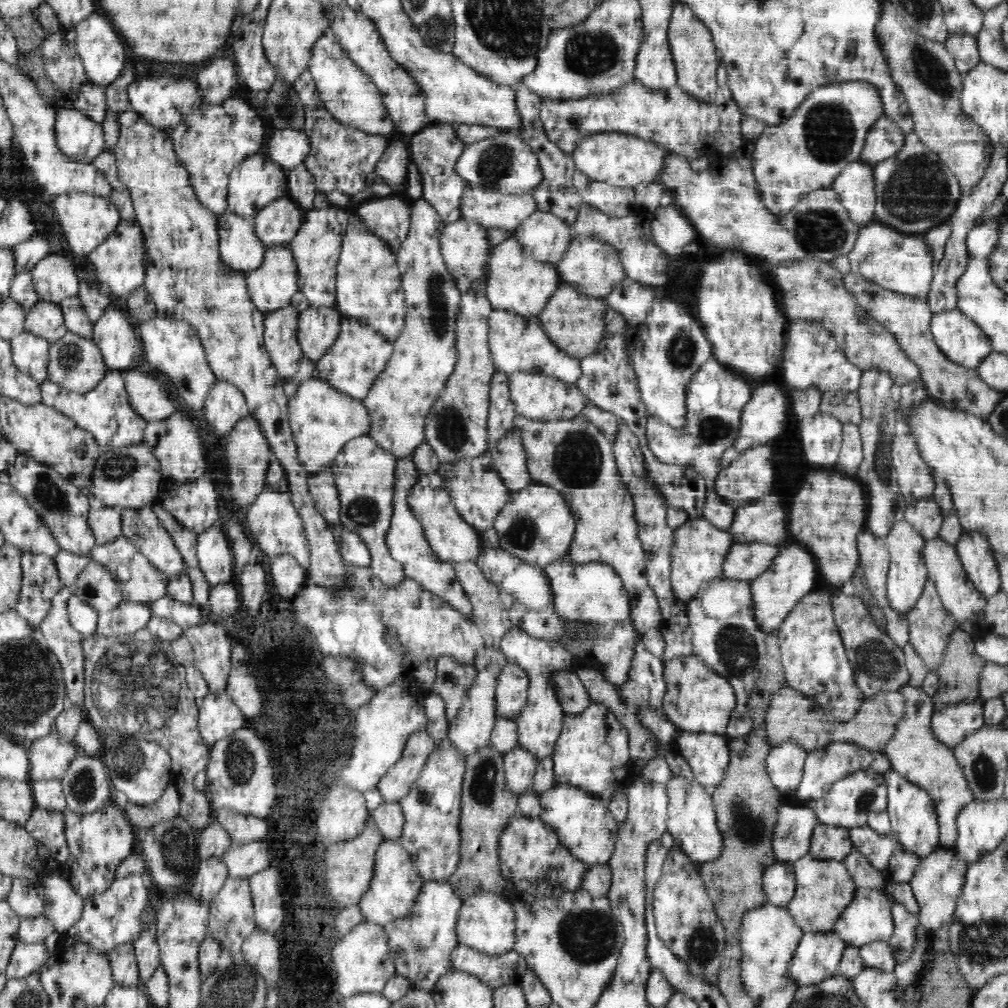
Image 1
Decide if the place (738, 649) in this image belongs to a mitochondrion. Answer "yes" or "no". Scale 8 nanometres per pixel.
yes

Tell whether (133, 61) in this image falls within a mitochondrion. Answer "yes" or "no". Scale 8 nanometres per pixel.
no

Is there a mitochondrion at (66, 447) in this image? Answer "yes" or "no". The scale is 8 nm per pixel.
no

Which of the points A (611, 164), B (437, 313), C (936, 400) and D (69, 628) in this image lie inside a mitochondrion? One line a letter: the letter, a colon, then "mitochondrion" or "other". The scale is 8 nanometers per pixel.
A: other
B: mitochondrion
C: other
D: other

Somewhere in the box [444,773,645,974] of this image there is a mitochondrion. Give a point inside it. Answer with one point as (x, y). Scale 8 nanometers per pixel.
(587, 936)

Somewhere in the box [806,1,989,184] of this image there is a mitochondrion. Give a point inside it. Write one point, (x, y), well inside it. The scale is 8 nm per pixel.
(930, 69)

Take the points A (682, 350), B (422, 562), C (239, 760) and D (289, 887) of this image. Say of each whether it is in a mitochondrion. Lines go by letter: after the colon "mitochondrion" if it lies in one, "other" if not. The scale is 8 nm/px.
A: mitochondrion
B: other
C: mitochondrion
D: other

